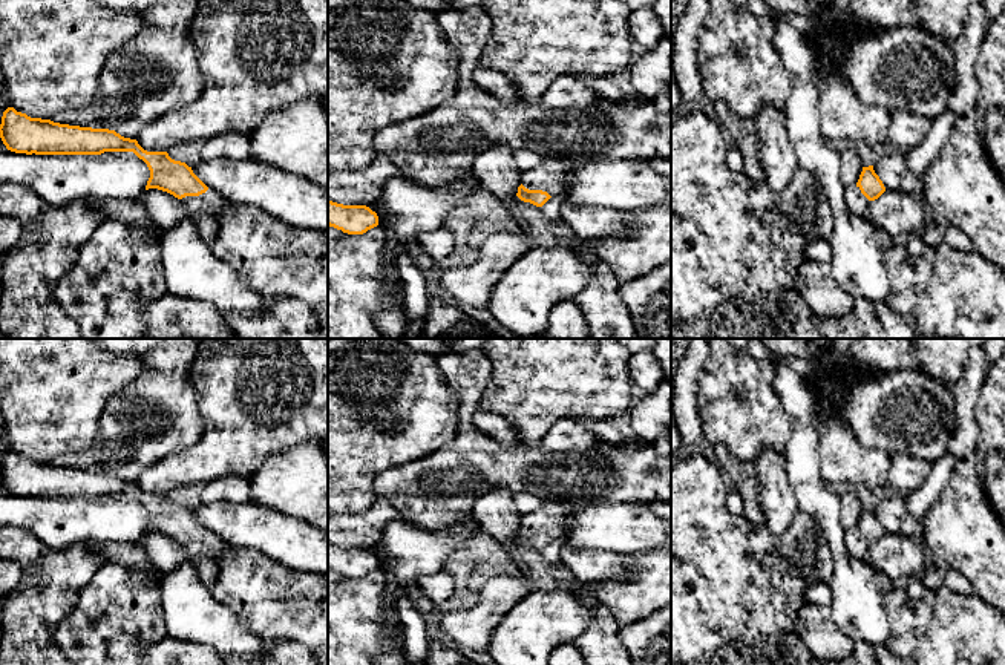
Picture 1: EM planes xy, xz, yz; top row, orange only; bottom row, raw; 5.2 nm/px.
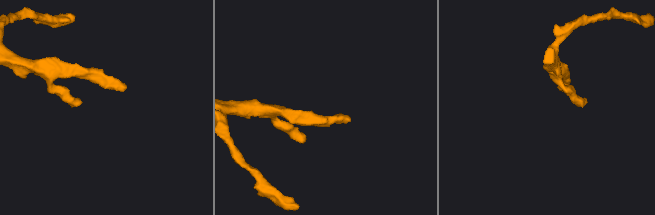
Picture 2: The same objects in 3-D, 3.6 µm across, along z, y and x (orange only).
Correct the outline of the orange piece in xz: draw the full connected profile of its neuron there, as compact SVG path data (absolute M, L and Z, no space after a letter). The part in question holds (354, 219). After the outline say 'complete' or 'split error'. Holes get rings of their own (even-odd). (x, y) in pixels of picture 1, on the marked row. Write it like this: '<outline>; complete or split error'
M328 199L328 225L348 234L363 234L378 225L378 216L366 205L343 205Z; complete

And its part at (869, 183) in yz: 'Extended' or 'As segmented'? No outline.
Extended

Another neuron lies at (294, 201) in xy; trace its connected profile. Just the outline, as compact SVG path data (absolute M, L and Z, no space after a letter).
M199 161L193 173L230 204L248 205L291 227L328 230L328 188L256 161Z

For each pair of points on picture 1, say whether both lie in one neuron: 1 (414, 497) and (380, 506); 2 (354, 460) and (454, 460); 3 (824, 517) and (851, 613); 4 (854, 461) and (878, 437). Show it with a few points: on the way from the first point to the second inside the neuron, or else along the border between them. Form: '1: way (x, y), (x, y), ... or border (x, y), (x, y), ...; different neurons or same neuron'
1: border (376, 495), (386, 500), (402, 517); different neurons
2: border (448, 443), (426, 455), (386, 468), (382, 472); different neurons
3: way (837, 541), (840, 556), (851, 573), (851, 589); same neuron
4: border (844, 420), (861, 445), (880, 448), (890, 457); different neurons

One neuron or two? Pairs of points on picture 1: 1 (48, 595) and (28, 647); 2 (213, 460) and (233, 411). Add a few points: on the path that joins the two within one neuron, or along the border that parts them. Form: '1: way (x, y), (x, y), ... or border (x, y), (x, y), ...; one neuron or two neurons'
1: way (39, 607), (28, 618), (28, 635); one neuron
2: way (225, 448), (230, 443), (233, 423); one neuron

